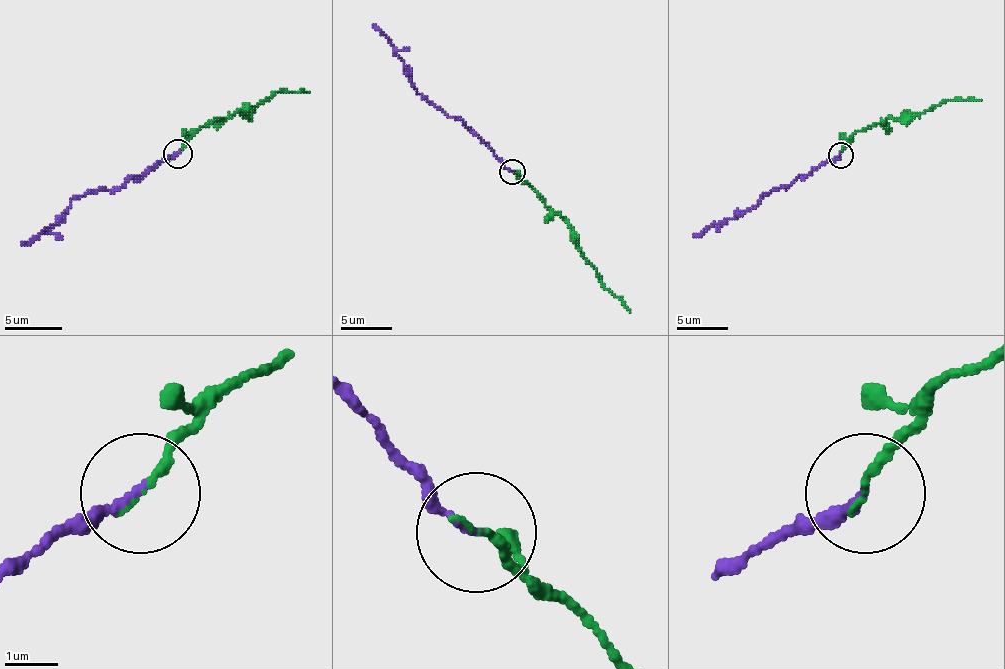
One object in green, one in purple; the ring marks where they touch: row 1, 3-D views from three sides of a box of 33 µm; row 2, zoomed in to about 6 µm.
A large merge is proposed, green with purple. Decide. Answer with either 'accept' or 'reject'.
accept

